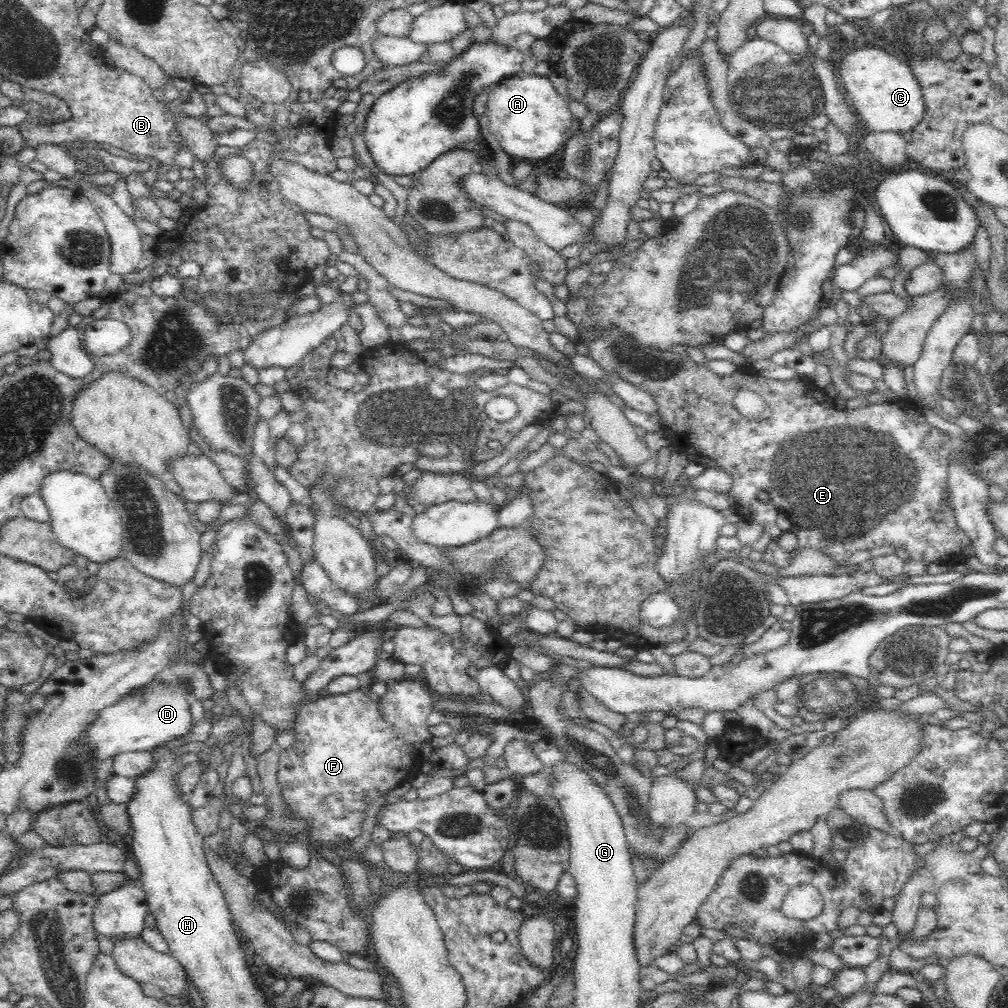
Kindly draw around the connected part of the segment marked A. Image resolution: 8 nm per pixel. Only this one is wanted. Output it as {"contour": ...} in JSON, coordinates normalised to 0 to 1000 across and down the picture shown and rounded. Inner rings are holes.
{"contour":[[[516,69],[493,84],[487,85],[483,91],[482,101],[480,113],[484,115],[485,131],[492,135],[492,139],[505,155],[512,155],[516,159],[540,159],[558,147],[563,127],[567,123],[567,112],[562,99],[550,88],[543,75],[523,73]]]}

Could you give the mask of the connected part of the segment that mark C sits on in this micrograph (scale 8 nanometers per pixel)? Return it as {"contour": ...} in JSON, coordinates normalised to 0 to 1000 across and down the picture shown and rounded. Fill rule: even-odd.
{"contour":[[[874,46],[845,50],[835,58],[832,66],[835,85],[845,99],[845,106],[861,130],[891,131],[906,129],[916,118],[919,104],[912,80],[902,63],[893,60]]]}

